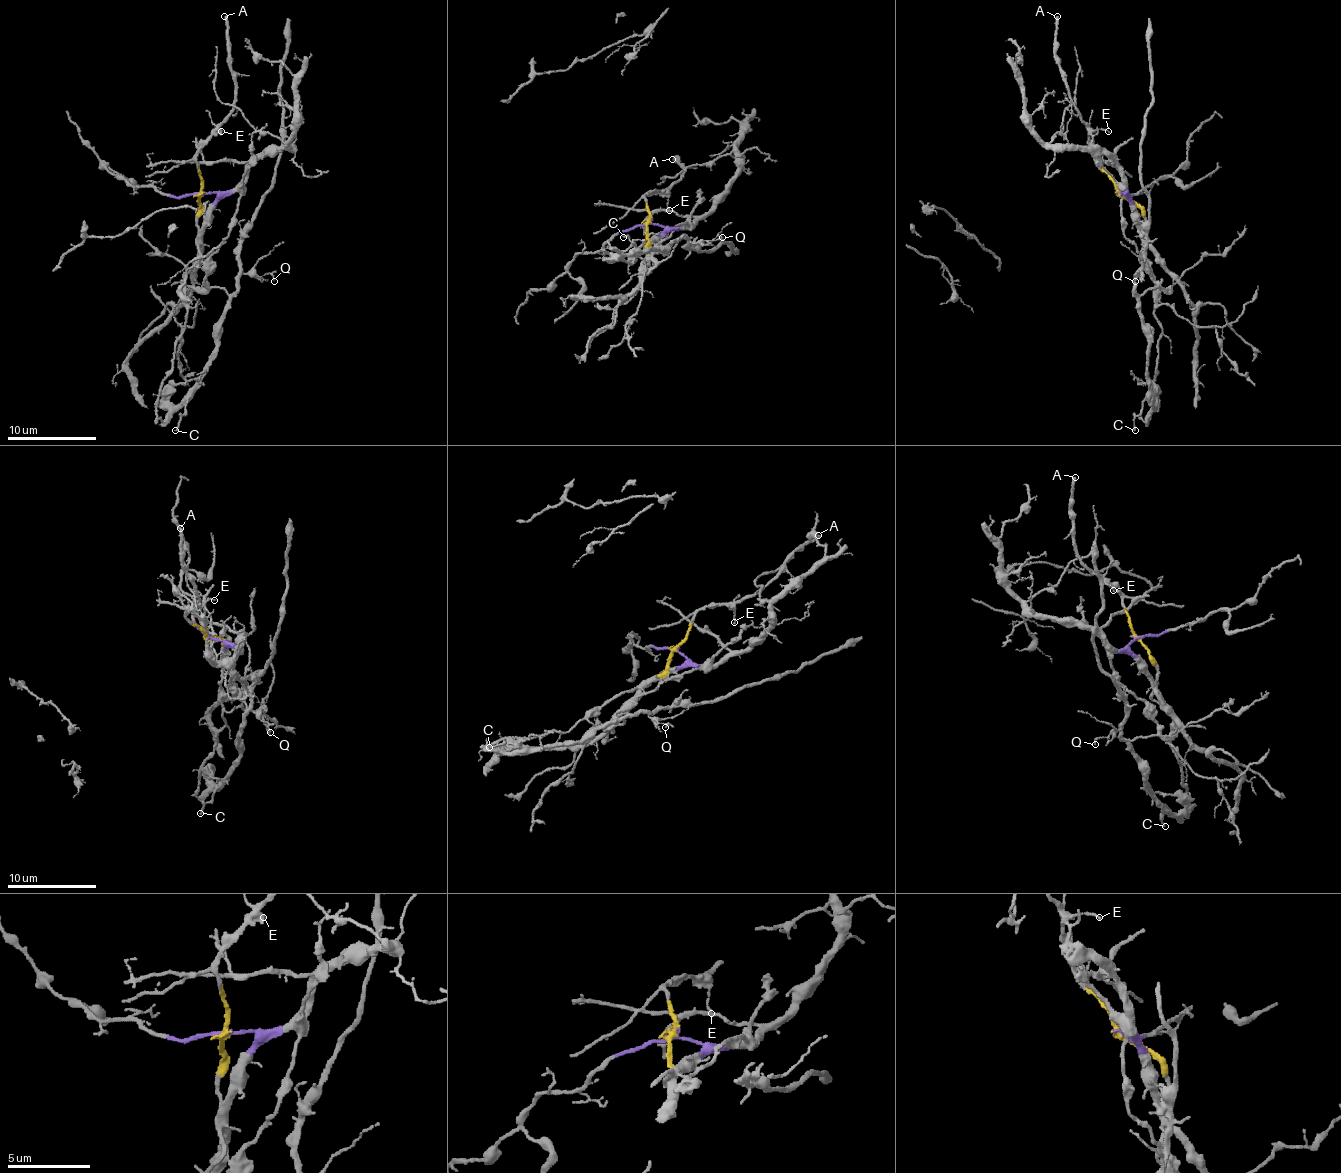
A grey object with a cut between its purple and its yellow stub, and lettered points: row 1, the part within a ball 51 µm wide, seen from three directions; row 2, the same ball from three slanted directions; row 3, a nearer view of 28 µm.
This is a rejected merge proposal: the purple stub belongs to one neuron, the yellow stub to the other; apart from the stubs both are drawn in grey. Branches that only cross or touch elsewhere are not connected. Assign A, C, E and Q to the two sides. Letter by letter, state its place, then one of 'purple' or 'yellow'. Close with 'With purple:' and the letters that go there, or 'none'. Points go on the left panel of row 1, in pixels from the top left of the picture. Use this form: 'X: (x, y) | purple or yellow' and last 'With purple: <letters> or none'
A: (224, 16) | yellow
C: (175, 430) | yellow
E: (221, 131) | yellow
Q: (274, 281) | yellow
With purple: none

